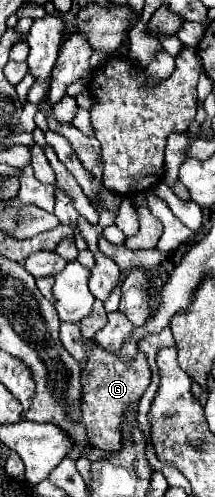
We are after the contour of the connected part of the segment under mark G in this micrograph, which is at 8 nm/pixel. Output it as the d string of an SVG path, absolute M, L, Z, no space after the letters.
M94 347L82 371L82 423L86 425L86 433L90 443L96 449L116 453L124 447L122 441L122 419L124 413L136 405L150 385L152 371L146 363L146 355L138 351L134 361L122 361L116 353L106 353L102 347Z

